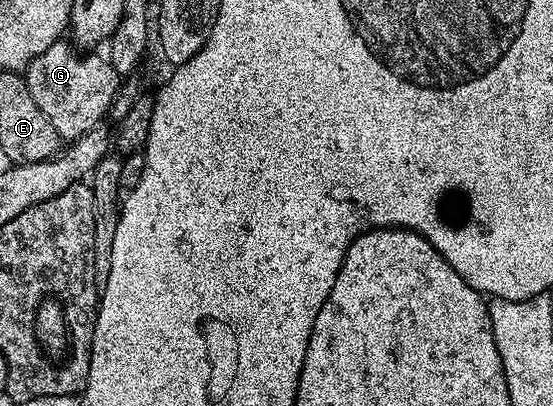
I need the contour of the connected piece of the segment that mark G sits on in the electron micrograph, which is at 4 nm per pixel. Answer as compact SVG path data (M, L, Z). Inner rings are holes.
M62 38L47 46L39 58L23 69L25 89L35 98L35 106L47 114L47 122L55 126L62 141L77 140L110 115L119 73L104 55L93 55L97 54L82 54L68 39Z

